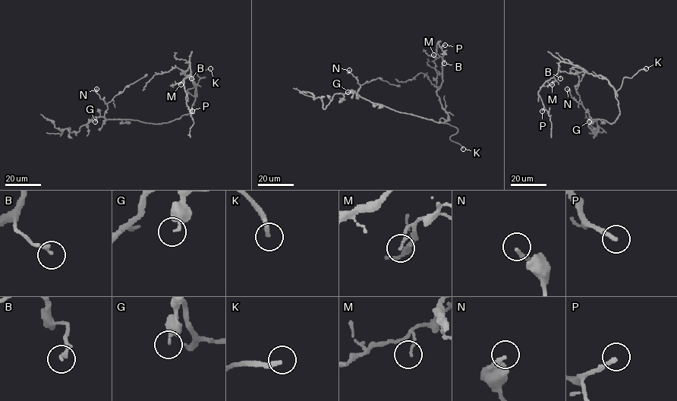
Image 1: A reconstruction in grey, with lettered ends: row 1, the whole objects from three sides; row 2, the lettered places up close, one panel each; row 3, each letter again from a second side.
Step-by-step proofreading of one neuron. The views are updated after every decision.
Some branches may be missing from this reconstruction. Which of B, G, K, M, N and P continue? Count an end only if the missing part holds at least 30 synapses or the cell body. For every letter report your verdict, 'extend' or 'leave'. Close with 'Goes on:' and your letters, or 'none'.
B: leave
G: leave
K: extend
M: leave
N: leave
P: extend
Goes on: K, P

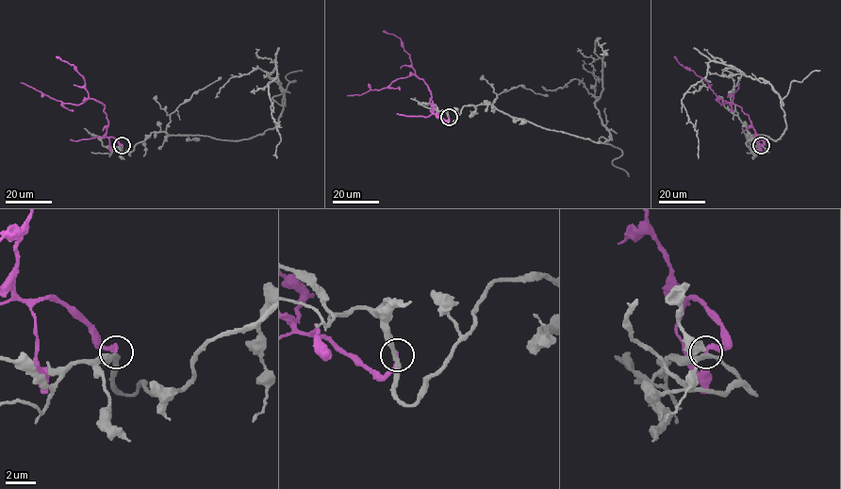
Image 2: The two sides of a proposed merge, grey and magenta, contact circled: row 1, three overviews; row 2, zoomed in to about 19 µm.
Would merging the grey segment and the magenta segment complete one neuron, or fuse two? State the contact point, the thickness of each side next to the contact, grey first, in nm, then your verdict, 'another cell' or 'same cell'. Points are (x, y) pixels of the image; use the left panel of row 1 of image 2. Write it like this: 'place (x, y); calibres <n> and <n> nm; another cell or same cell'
place (122, 145); calibres 280 and 320 nm; another cell

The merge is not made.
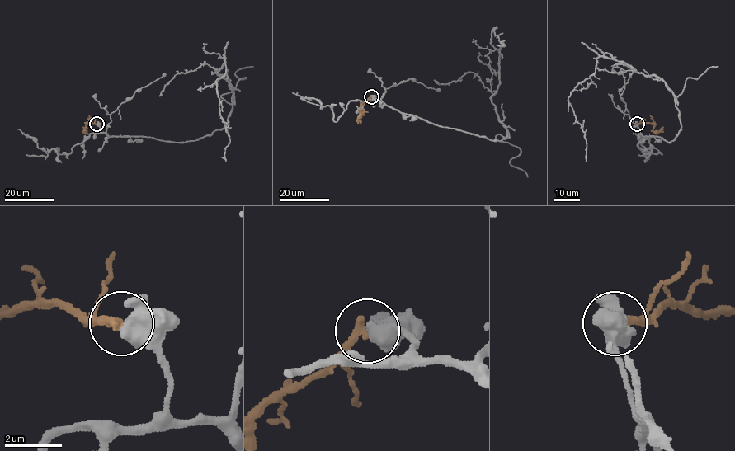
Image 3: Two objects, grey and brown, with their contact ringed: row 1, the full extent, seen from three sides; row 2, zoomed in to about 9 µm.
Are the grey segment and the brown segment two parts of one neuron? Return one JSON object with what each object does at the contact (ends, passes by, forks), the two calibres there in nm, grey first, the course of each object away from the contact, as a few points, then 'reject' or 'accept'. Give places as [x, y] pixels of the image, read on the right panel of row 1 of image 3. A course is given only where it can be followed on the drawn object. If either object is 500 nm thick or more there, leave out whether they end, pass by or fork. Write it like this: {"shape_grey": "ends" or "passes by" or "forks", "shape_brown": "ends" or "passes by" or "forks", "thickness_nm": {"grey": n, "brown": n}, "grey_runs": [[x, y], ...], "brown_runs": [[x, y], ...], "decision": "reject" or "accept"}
{"shape_grey": "passes by", "shape_brown": "ends", "thickness_nm": {"grey": 480, "brown": 320}, "grey_runs": [[637, 124], [643, 136], [672, 141], [681, 125], [674, 94], [660, 77], [598, 57], [568, 98], [586, 162]], "brown_runs": [[637, 124], [651, 123], [653, 131], [663, 126]], "decision": "reject"}

